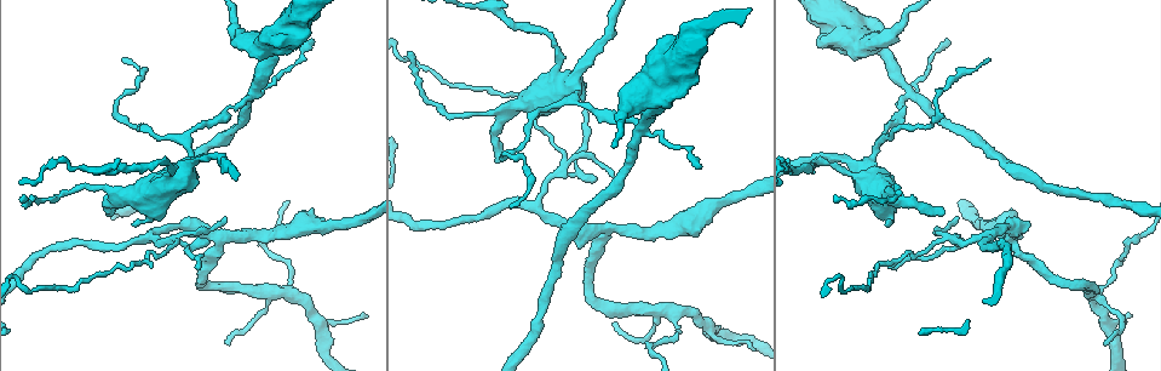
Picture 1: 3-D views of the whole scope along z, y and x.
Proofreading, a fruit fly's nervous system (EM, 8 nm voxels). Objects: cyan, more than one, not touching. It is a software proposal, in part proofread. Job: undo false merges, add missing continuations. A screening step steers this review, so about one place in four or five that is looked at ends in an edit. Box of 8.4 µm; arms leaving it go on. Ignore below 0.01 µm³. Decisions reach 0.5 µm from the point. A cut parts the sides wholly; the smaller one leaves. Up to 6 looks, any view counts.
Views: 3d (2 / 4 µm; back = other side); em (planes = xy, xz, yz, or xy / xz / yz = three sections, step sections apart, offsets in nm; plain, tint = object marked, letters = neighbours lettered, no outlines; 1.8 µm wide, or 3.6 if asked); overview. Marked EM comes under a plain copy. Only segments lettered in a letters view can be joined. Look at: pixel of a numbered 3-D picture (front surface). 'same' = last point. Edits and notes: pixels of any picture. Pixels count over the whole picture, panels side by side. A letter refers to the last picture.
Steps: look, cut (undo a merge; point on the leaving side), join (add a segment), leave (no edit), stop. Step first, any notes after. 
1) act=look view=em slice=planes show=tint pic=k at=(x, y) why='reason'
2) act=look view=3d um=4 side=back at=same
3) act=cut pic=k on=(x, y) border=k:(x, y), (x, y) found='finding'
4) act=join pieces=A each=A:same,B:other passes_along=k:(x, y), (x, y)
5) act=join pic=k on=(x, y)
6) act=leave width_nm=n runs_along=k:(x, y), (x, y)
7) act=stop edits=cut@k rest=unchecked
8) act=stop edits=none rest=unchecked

act=look view=3d um=4 pic=1 at=(1009, 236) why='three-way junction'

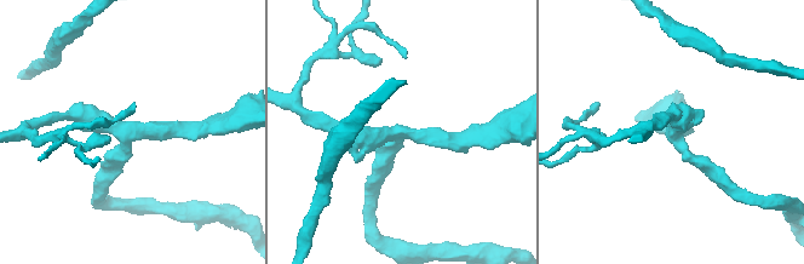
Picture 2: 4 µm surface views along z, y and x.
act=look view=em slice=planes show=letters pic=2 at=(133, 129) arms=3 arm_widths_nm=200,220,320

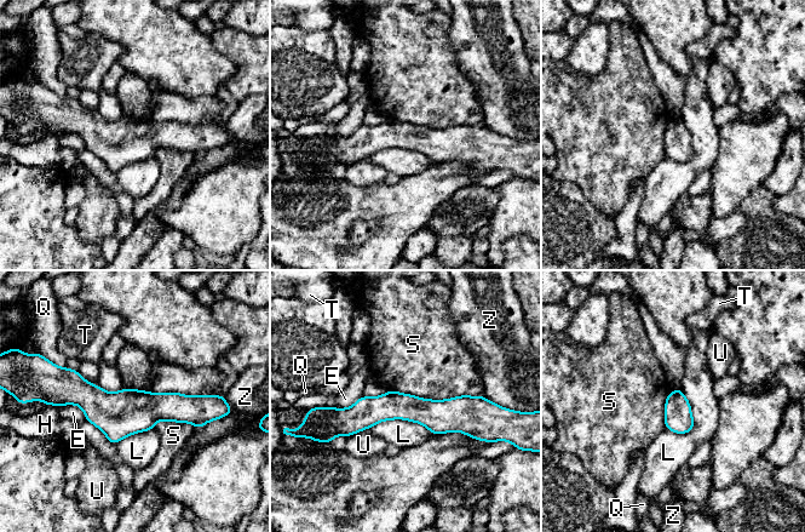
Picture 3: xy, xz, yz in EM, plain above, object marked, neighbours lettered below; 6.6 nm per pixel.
act=leave each=E:other,H:other,L:other,Q:other,S:other,T:other,U:other,Z:other runs_along=3:(62, 400), (207, 412) found='one cell here'

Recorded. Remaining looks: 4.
act=look view=em slice=planes show=letters pic=1 at=(634, 130) why='looks like a crossing'

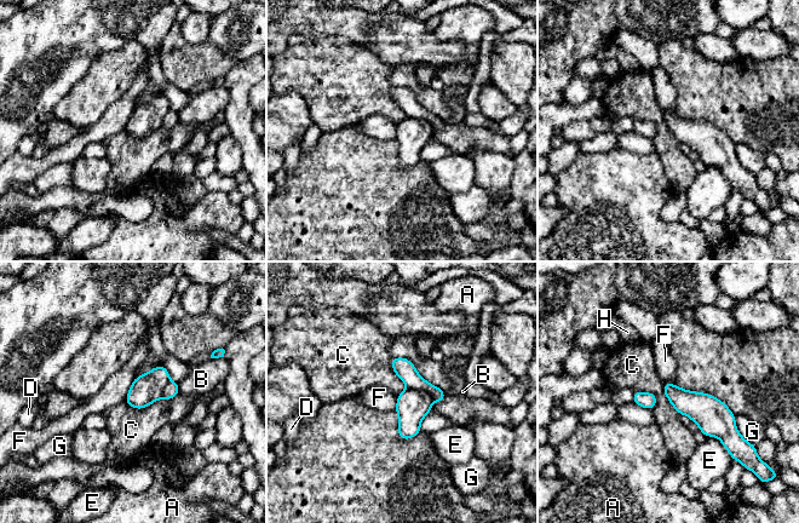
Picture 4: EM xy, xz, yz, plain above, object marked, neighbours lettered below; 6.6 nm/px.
act=cut pic=4 on=(404, 369) width_nm=180 each=A:other,B:other,C:other,D:other,E:other,F:other,G:other,H:other part_leaving=4:(395, 361), (418, 383), (441, 396) found='a second cell is stuck on'

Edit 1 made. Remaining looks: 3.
act=stop edits=cut@4 rest=unchecked

